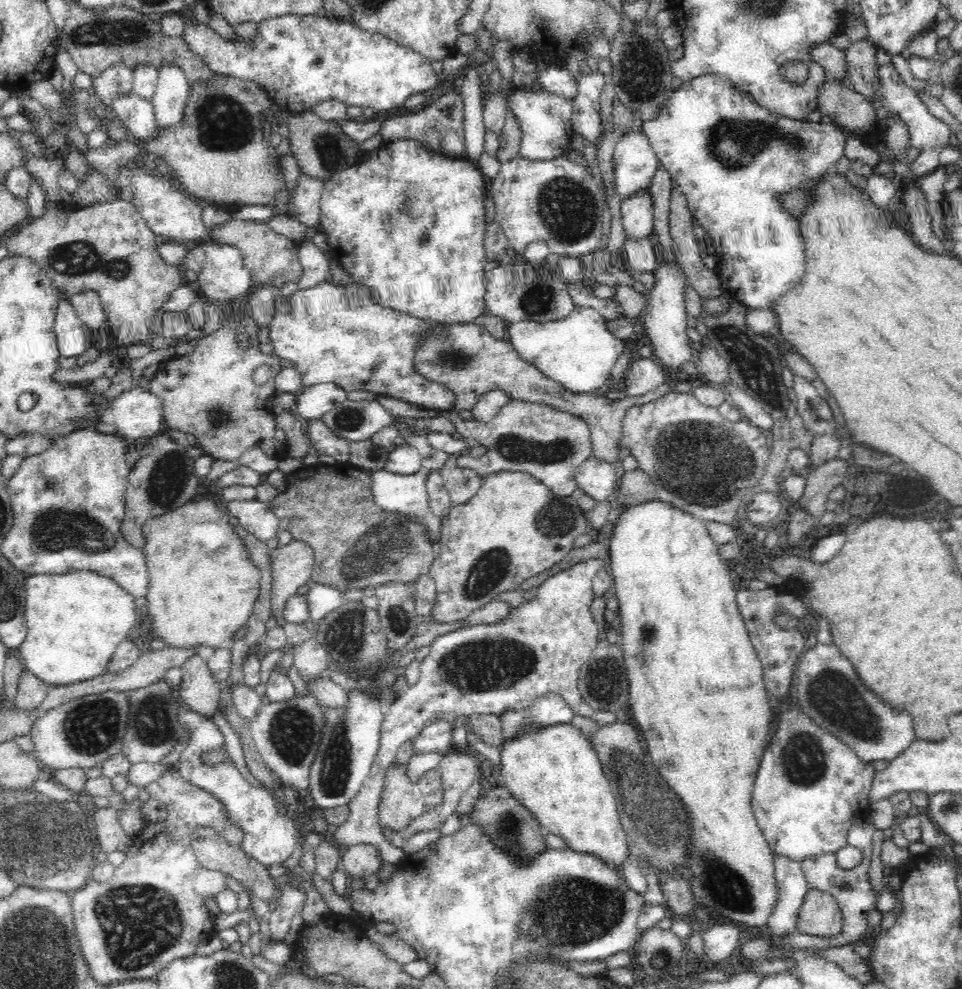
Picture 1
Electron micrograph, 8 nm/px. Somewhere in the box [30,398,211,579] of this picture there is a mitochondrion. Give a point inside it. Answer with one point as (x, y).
(166, 482)

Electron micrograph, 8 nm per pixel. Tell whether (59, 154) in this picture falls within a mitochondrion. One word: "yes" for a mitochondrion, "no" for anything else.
no

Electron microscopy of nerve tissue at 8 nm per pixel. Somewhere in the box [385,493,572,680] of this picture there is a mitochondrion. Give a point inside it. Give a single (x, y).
(491, 568)

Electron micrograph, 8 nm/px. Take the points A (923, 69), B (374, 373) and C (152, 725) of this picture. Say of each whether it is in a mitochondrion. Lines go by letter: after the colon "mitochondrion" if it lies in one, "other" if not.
A: other
B: other
C: mitochondrion

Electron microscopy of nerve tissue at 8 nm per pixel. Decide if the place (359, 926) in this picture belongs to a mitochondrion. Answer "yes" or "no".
no

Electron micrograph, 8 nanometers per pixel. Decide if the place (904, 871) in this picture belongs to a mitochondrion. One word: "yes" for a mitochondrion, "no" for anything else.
no

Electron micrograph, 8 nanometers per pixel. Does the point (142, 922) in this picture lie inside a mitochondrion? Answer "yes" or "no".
yes

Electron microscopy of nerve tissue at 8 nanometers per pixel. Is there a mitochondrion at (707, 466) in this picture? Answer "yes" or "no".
yes

